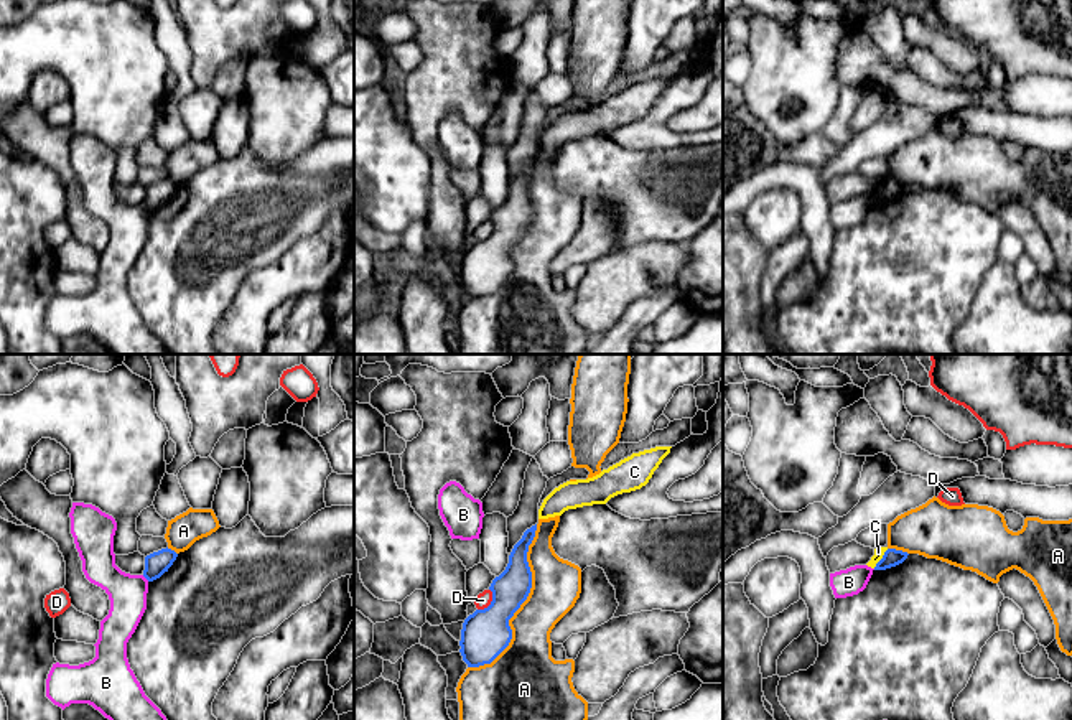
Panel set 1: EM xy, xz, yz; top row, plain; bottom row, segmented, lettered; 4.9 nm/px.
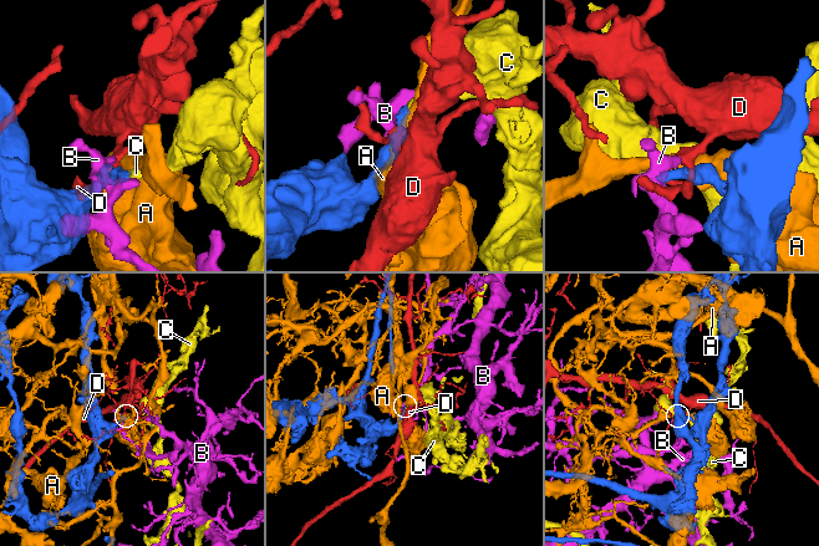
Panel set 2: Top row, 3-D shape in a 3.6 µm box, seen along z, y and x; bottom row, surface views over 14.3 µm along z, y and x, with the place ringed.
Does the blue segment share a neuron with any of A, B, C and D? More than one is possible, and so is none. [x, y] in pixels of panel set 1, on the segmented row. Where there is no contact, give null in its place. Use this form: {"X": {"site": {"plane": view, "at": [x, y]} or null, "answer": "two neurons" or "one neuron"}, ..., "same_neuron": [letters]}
{"A": {"site": {"plane": "xz", "at": [521, 603]}, "answer": "two neurons"}, "B": {"site": {"plane": "xy", "at": [145, 577]}, "answer": "two neurons"}, "C": {"site": {"plane": "yz", "at": [881, 559]}, "answer": "two neurons"}, "D": {"site": {"plane": "xz", "at": [491, 602]}, "answer": "two neurons"}, "same_neuron": []}

